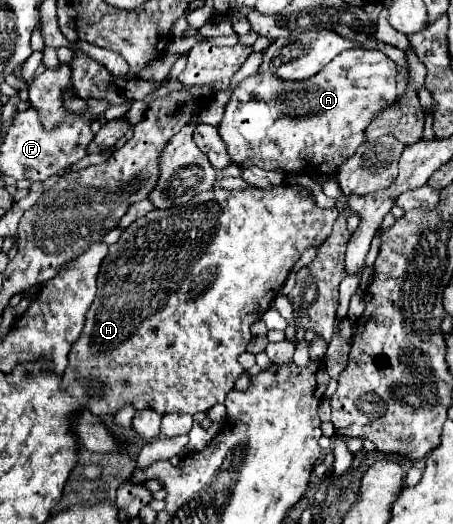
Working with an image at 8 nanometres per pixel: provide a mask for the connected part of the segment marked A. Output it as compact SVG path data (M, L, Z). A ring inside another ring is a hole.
M350 49L334 57L334 61L330 61L318 77L310 77L310 81L278 81L276 77L258 77L258 73L250 75L234 89L224 119L218 125L218 133L226 143L226 153L232 161L244 161L244 167L256 165L282 173L310 169L312 175L332 177L338 171L338 165L360 147L370 121L382 107L398 97L396 71L396 63L382 51Z

